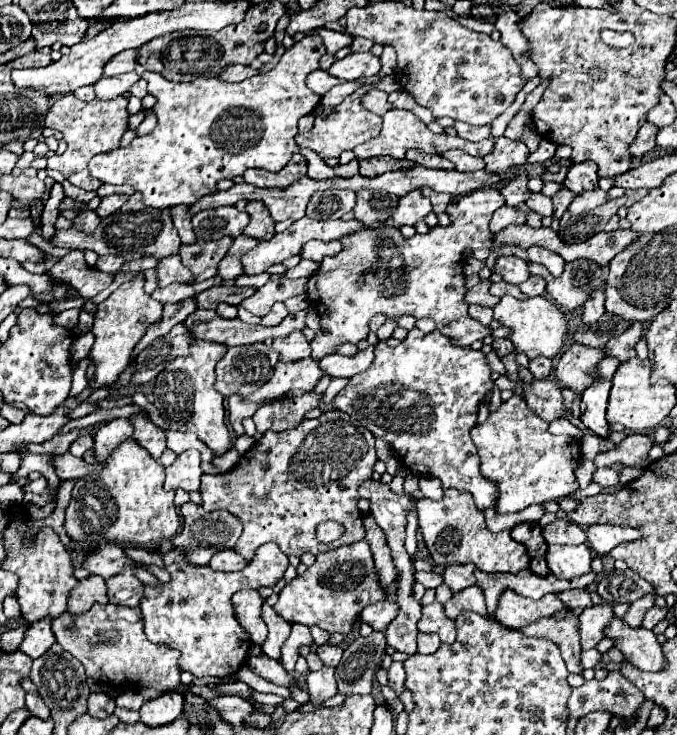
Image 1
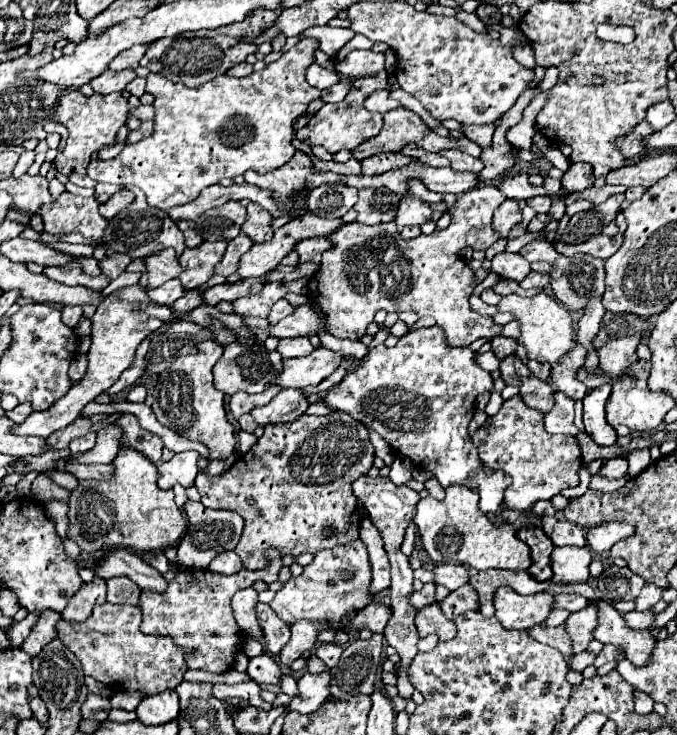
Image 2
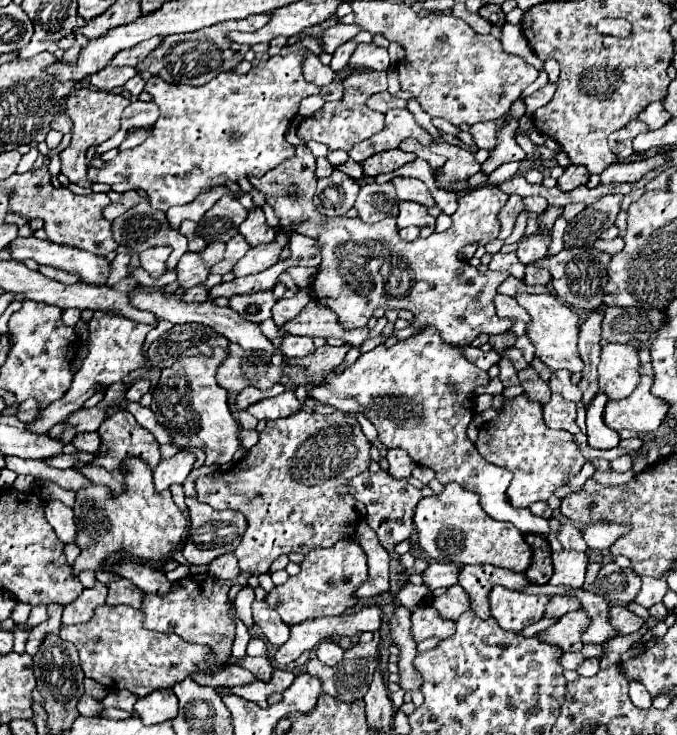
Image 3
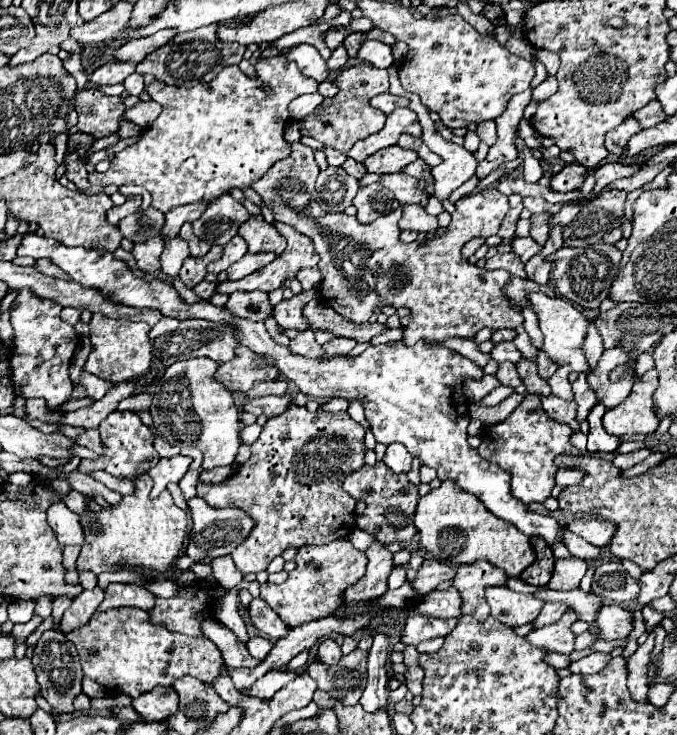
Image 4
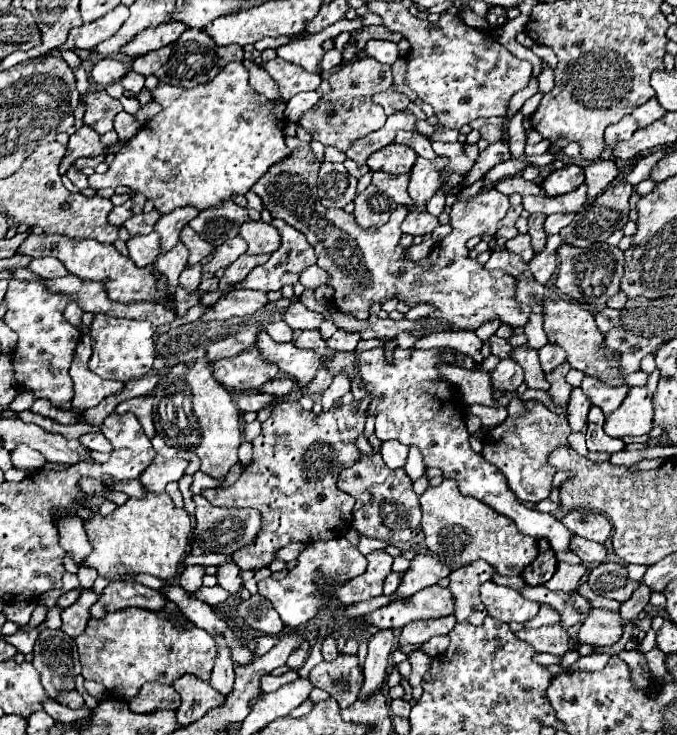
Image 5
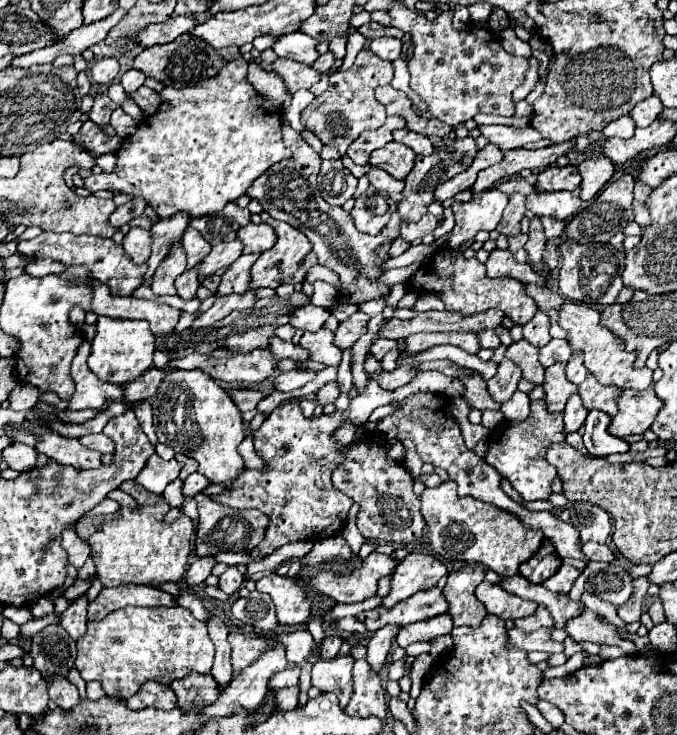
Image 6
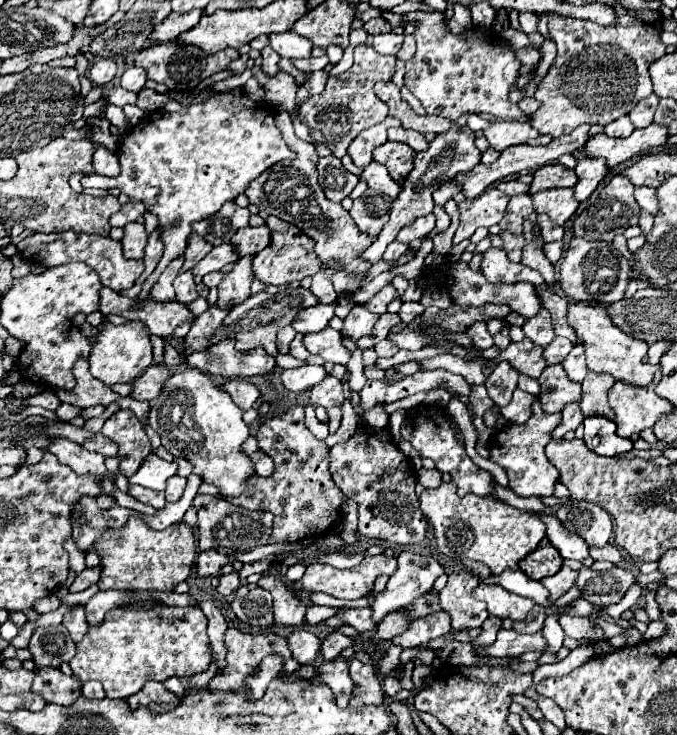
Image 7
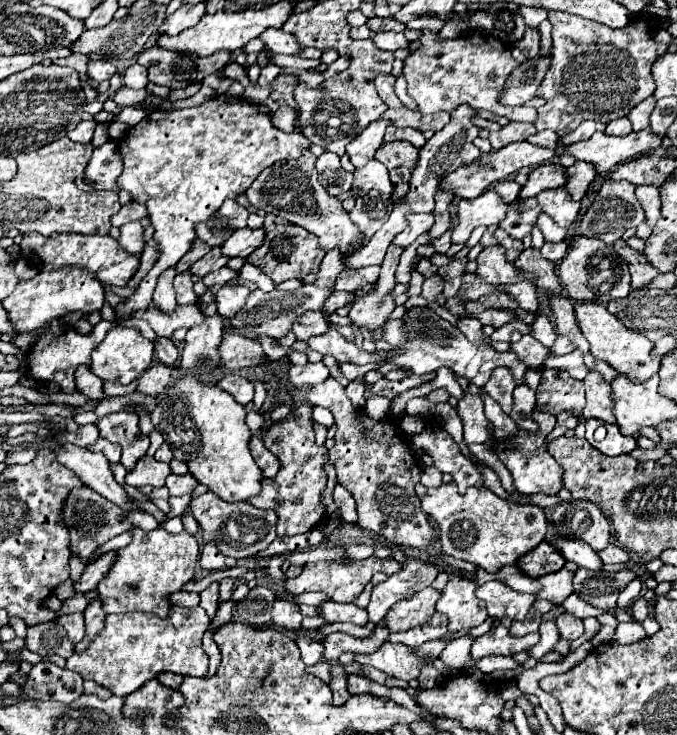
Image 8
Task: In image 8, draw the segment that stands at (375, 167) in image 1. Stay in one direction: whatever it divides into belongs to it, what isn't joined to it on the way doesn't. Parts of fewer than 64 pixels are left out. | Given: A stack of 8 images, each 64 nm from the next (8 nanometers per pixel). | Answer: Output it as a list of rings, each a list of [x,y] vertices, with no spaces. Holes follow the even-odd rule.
[[[388,142],[388,144],[382,144],[382,148],[378,148],[374,158],[378,158],[390,172],[390,180],[394,186],[394,192],[390,194],[392,202],[406,196],[410,172],[414,170],[418,152],[420,152],[418,148],[406,142]]]

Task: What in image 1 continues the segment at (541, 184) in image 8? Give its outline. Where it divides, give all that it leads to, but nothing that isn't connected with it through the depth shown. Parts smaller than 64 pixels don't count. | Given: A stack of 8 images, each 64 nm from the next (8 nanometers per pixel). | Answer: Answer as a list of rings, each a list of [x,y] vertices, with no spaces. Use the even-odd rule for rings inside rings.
[[[580,162],[572,164],[566,178],[564,186],[576,194],[594,190],[598,186],[598,174],[596,174],[596,164],[594,162]]]

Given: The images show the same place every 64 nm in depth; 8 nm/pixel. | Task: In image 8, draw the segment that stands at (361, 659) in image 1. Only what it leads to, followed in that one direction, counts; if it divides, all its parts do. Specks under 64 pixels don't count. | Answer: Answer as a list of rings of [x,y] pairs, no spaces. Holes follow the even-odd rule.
[[[332,664],[330,668],[330,674],[332,674],[332,680],[330,680],[330,690],[334,694],[334,704],[336,706],[342,706],[348,698],[348,690],[346,690],[346,672],[340,664]]]

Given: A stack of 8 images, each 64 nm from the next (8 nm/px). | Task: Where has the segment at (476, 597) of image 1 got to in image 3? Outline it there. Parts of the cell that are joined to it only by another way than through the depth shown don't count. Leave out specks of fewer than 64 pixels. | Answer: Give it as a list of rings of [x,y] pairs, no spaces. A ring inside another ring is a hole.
[[[450,586],[442,596],[434,596],[430,606],[442,618],[458,620],[458,616],[470,608],[470,600],[468,600],[468,594],[460,586]]]

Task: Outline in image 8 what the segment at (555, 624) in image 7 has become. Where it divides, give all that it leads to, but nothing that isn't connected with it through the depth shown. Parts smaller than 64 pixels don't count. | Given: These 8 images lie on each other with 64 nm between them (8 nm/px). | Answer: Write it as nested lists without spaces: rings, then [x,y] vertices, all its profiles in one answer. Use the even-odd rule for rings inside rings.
[[[572,593],[562,604],[565,611],[570,611],[578,618],[585,619],[587,617],[597,617],[602,613],[602,610],[594,608],[592,605],[584,602],[578,594]],[[554,620],[543,621],[539,627],[539,633],[540,642],[528,651],[530,658],[540,659],[542,656],[550,653],[560,639]]]

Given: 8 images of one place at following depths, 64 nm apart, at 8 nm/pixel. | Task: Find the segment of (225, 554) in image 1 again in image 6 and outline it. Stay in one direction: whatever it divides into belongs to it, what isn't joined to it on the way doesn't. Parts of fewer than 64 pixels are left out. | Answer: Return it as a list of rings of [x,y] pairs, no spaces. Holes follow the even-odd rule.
[[[230,566],[222,576],[220,576],[220,590],[226,592],[228,596],[234,594],[244,582],[244,576],[236,570],[236,566]]]

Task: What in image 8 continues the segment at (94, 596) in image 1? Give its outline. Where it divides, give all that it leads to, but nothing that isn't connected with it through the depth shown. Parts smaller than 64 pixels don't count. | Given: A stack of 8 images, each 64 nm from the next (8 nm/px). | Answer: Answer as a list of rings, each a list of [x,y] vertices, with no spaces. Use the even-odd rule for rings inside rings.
[[[76,612],[76,614],[62,614],[58,616],[58,624],[62,624],[68,632],[68,638],[72,644],[80,642],[84,636],[84,614]]]

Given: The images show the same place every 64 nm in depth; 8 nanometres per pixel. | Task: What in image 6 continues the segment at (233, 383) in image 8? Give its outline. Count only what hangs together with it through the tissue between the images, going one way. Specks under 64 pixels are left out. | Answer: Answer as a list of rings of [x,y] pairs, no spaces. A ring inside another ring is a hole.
[[[230,388],[228,394],[230,394],[230,398],[234,400],[234,404],[236,404],[242,412],[246,412],[246,410],[254,410],[256,404],[264,398],[262,392],[258,392],[258,390],[250,390],[250,388]]]

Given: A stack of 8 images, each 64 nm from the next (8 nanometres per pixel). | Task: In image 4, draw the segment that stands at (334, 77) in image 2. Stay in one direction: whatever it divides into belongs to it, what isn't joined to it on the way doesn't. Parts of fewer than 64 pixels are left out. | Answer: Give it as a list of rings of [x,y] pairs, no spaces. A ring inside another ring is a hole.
[[[296,44],[296,46],[292,46],[292,48],[284,54],[284,58],[296,62],[304,76],[310,76],[310,78],[314,78],[314,80],[318,80],[318,82],[324,82],[324,80],[328,78],[328,74],[330,74],[330,70],[326,68],[326,60],[320,56],[320,52],[318,52],[312,44],[304,44],[304,46]]]

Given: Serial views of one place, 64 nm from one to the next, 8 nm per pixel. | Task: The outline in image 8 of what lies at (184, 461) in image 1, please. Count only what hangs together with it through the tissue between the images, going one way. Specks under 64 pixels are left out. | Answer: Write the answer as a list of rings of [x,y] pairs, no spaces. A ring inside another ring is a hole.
[[[142,456],[134,470],[126,474],[126,484],[130,486],[164,486],[166,476],[170,474],[170,466],[166,462],[158,462],[150,456]]]

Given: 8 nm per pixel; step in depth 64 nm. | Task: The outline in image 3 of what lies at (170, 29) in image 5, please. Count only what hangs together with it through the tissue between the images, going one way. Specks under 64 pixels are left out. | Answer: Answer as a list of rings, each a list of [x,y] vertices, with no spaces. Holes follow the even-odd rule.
[[[154,36],[150,40],[144,40],[142,44],[136,44],[134,48],[126,48],[126,52],[118,52],[118,56],[114,56],[114,60],[110,62],[112,66],[136,66],[140,64],[150,50],[154,50],[160,42],[164,40],[164,36]]]

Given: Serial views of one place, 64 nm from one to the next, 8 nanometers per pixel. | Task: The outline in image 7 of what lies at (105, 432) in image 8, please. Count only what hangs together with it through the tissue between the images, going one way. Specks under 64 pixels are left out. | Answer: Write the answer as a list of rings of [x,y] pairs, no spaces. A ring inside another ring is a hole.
[[[118,410],[110,416],[101,433],[118,444],[119,468],[124,476],[132,476],[142,460],[152,452],[150,440],[130,410]]]

